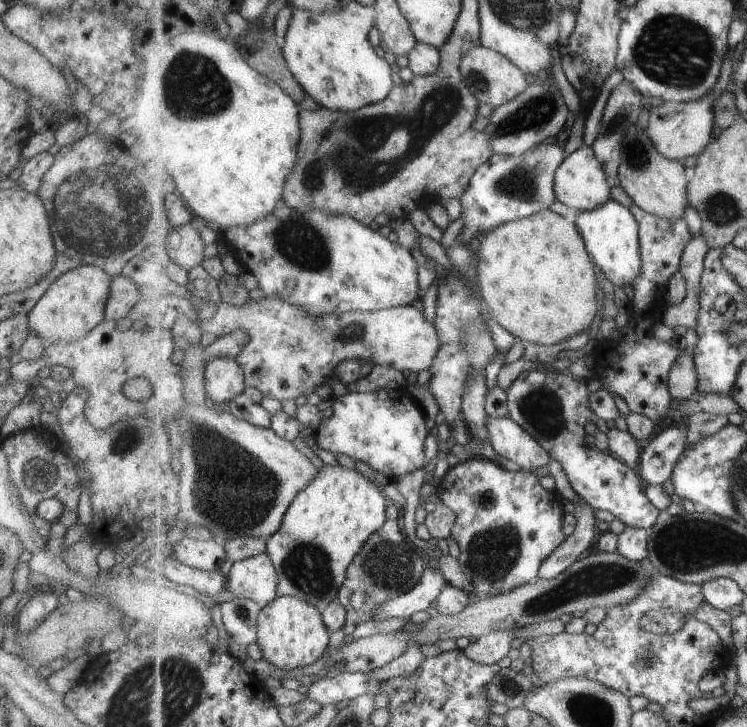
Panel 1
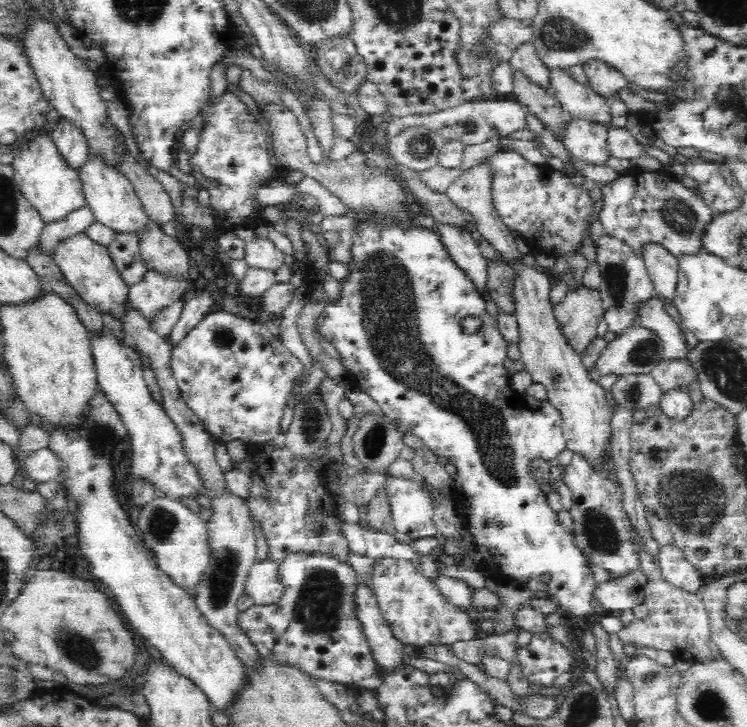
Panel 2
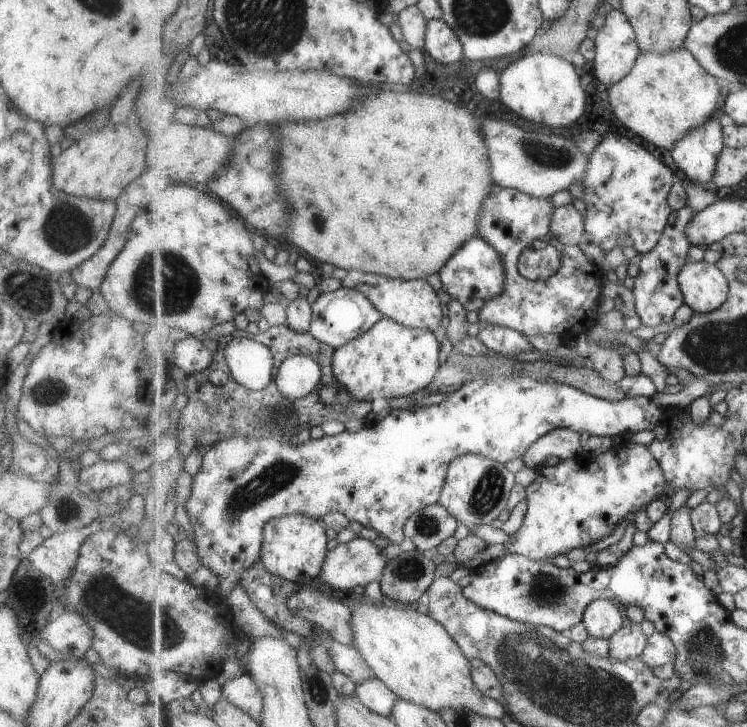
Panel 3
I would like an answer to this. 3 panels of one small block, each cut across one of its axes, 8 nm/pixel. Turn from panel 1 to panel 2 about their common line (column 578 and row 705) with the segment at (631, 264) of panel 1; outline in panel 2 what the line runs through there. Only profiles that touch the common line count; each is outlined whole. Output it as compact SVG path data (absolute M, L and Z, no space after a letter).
M100 388L95 390L87 402L85 412L82 412L75 425L54 423L30 410L27 412L27 422L40 426L40 430L48 436L48 448L61 462L58 476L59 486L62 486L62 490L68 496L68 506L74 510L78 550L84 556L84 560L88 562L90 574L108 588L107 591L112 594L112 599L120 608L122 618L132 626L133 633L138 632L140 636L144 636L152 646L156 646L160 650L162 657L178 673L194 681L194 684L197 684L198 688L202 689L202 692L208 697L212 706L222 711L226 710L243 685L244 665L222 635L204 620L187 590L177 586L170 576L160 570L154 554L150 548L145 546L139 531L132 525L130 516L120 506L118 494L116 494L112 458L114 458L114 448L128 437L128 429L114 405L106 397L106 393L102 392Z

